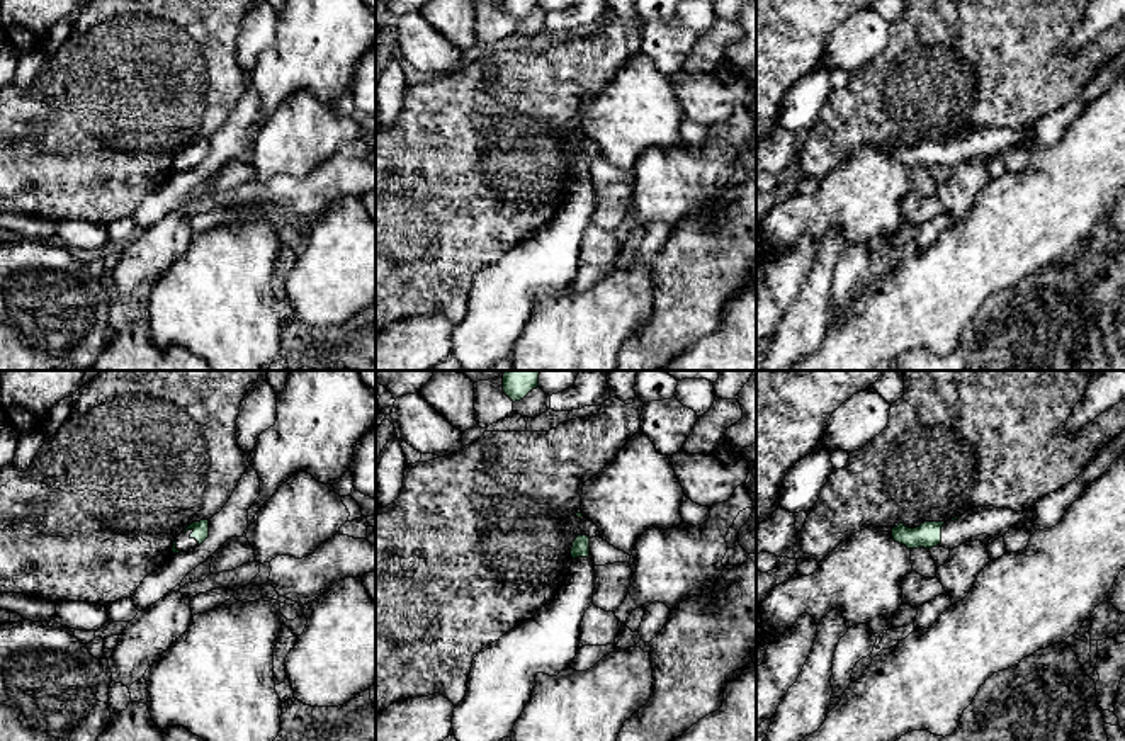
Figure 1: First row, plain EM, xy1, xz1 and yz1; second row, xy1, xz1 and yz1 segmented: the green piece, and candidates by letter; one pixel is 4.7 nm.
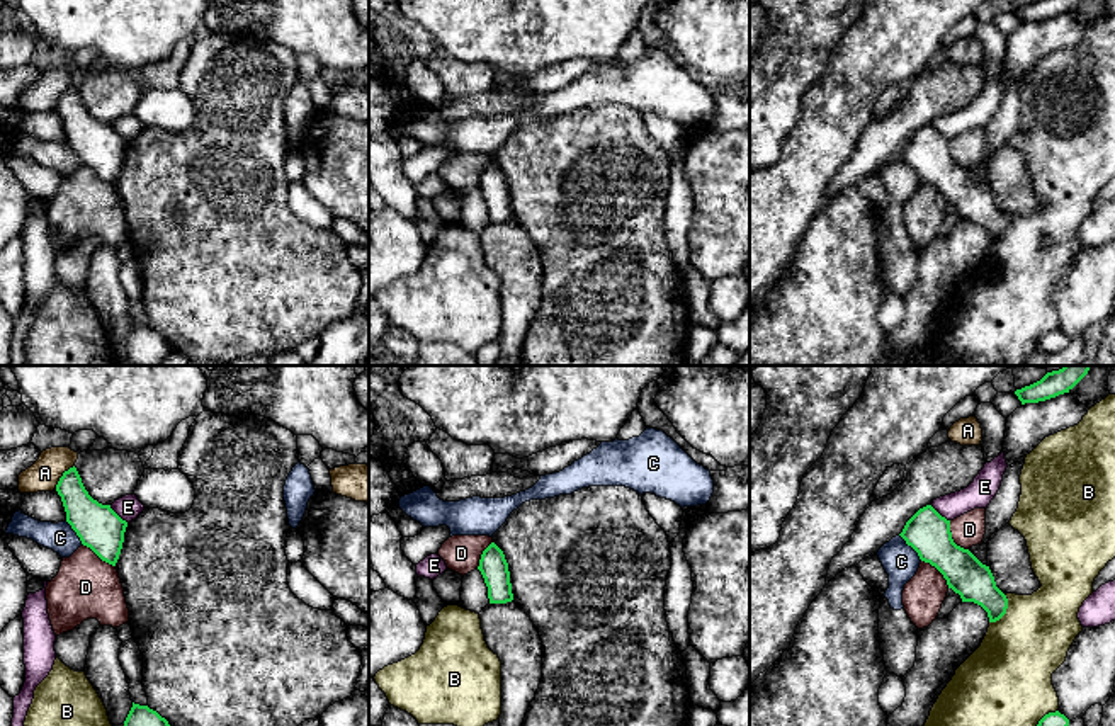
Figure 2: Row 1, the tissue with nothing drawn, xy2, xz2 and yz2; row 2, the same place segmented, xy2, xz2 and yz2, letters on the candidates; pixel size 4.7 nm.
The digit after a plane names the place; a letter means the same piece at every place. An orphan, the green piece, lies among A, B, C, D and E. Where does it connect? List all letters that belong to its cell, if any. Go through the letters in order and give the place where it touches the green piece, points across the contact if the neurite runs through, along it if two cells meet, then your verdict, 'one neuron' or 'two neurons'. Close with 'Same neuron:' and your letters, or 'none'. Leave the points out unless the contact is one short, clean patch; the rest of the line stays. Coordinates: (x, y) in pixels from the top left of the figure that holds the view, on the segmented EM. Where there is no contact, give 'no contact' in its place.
A: xy2 (62, 476) | along xy2 (73, 465), (63, 473), (55, 488) | two neurons
B: yz2 (1005, 612) | two neurons
C: yz2 (911, 546) | two neurons
D: yz2 (950, 538) | along yz2 (949, 521), (952, 539), (967, 550) | two neurons
E: xy2 (118, 516) | two neurons
Same neuron: none

